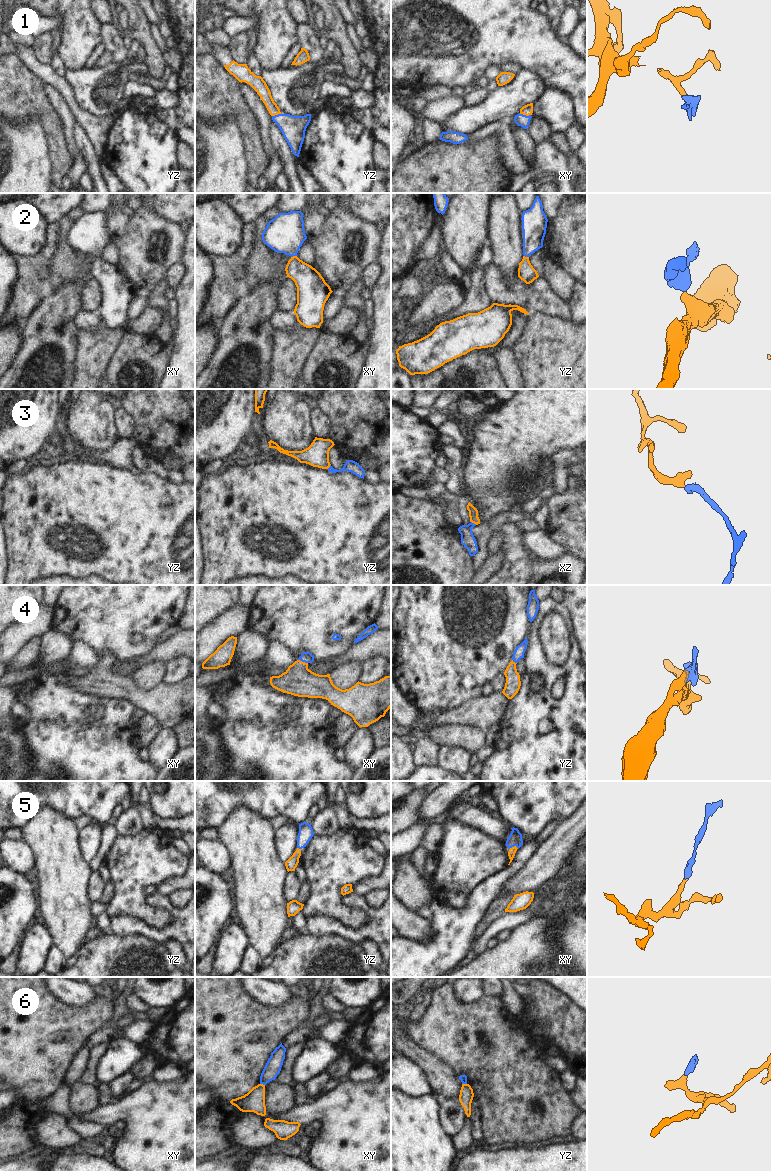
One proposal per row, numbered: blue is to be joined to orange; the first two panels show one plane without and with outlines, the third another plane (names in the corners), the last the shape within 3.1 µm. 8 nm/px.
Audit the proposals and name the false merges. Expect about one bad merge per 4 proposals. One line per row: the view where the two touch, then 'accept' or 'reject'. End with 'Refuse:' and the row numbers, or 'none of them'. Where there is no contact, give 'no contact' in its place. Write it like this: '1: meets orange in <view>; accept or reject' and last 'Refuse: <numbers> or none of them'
1: meets orange in xy; accept
2: meets orange in xy; accept
3: meets orange in xz; accept
4: meets orange in xy; accept
5: meets orange in xy; accept
6: meets orange in xy; reject
Refuse: 6

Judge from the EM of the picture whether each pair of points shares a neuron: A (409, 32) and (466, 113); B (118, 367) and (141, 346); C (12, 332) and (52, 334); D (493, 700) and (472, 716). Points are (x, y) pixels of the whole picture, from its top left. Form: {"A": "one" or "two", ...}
{"A": "two", "B": "one", "C": "two", "D": "one"}

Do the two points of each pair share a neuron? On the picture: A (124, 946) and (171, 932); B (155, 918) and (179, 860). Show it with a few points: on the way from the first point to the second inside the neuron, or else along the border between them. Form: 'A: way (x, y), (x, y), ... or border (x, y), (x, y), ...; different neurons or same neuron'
A: border (125, 935), (144, 935), (156, 943); different neurons
B: way (140, 900), (140, 885), (161, 864); same neuron

